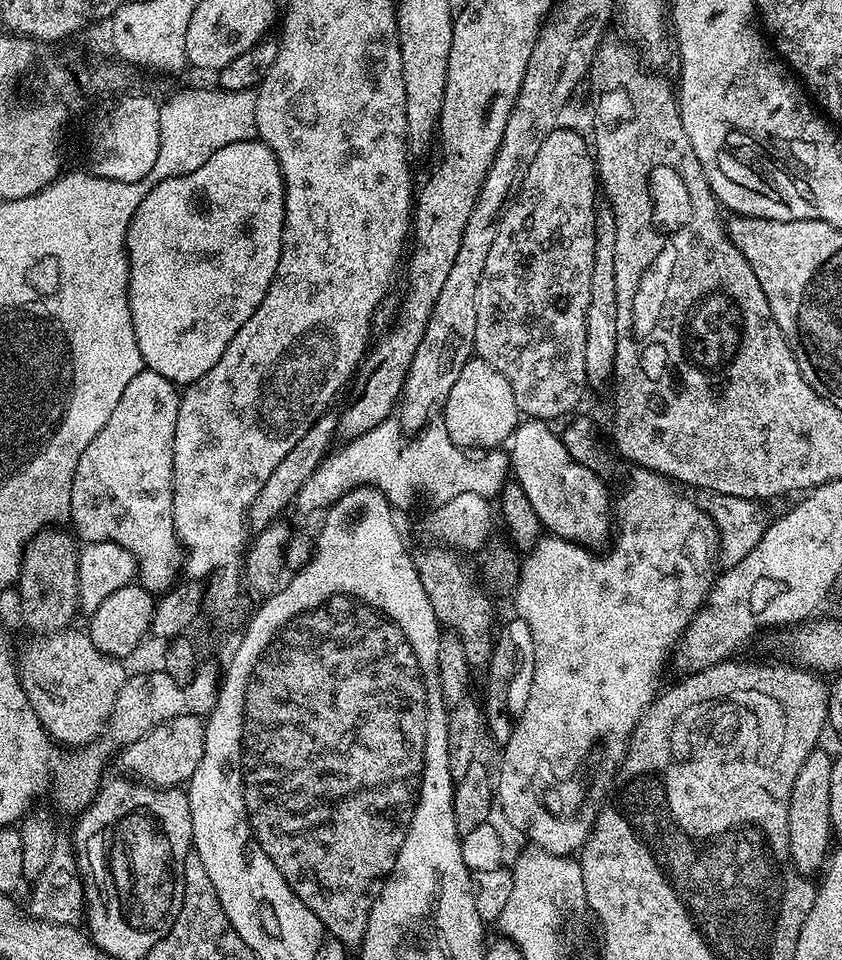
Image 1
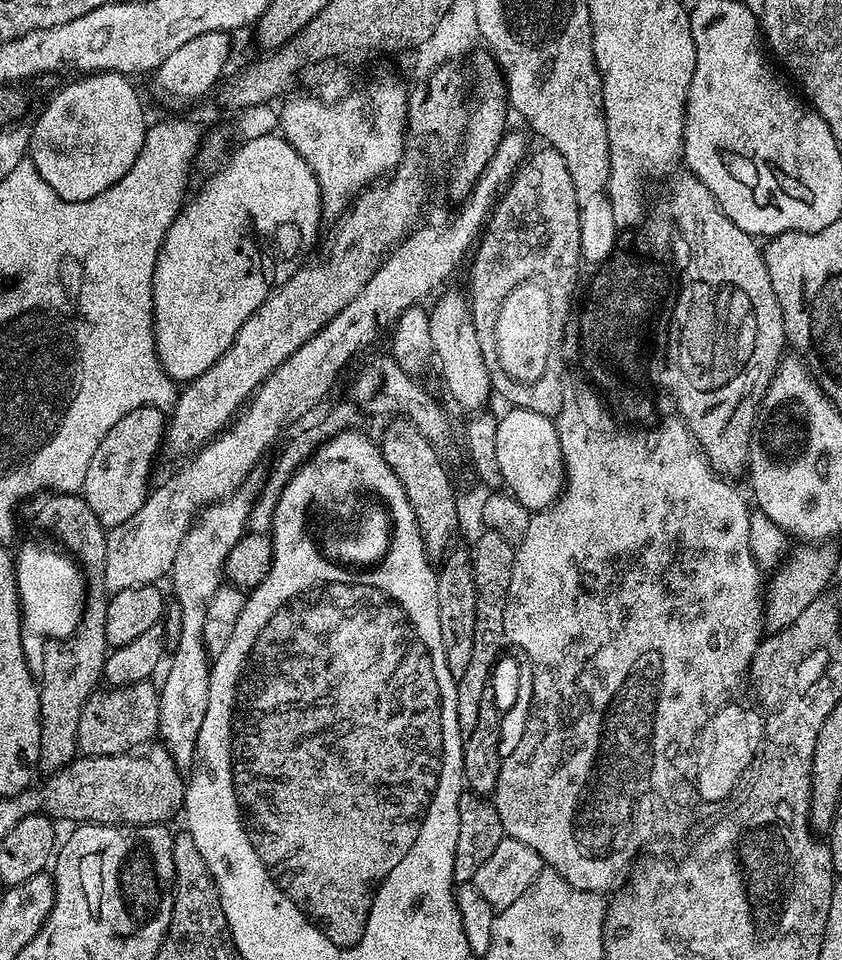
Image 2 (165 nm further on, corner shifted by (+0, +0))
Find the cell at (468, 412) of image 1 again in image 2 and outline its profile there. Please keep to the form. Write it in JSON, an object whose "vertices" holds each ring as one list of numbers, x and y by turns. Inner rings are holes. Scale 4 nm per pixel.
{"vertices":[[441,291,435,297,436,308,444,312,441,316,431,317,432,346,435,359,440,359,440,372,444,375,444,384,448,392,464,408,480,410,485,407,488,395,493,395,492,379,486,362,482,358,482,346,478,346,478,334,474,330,472,313,469,311,470,300,460,292]]}

